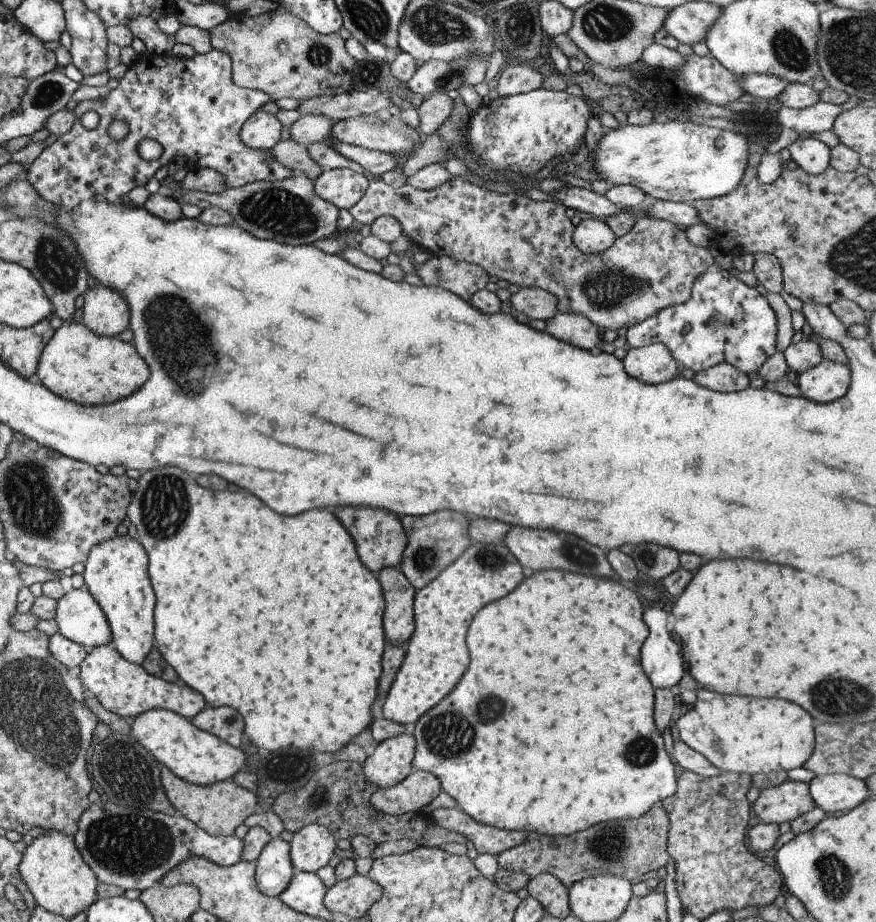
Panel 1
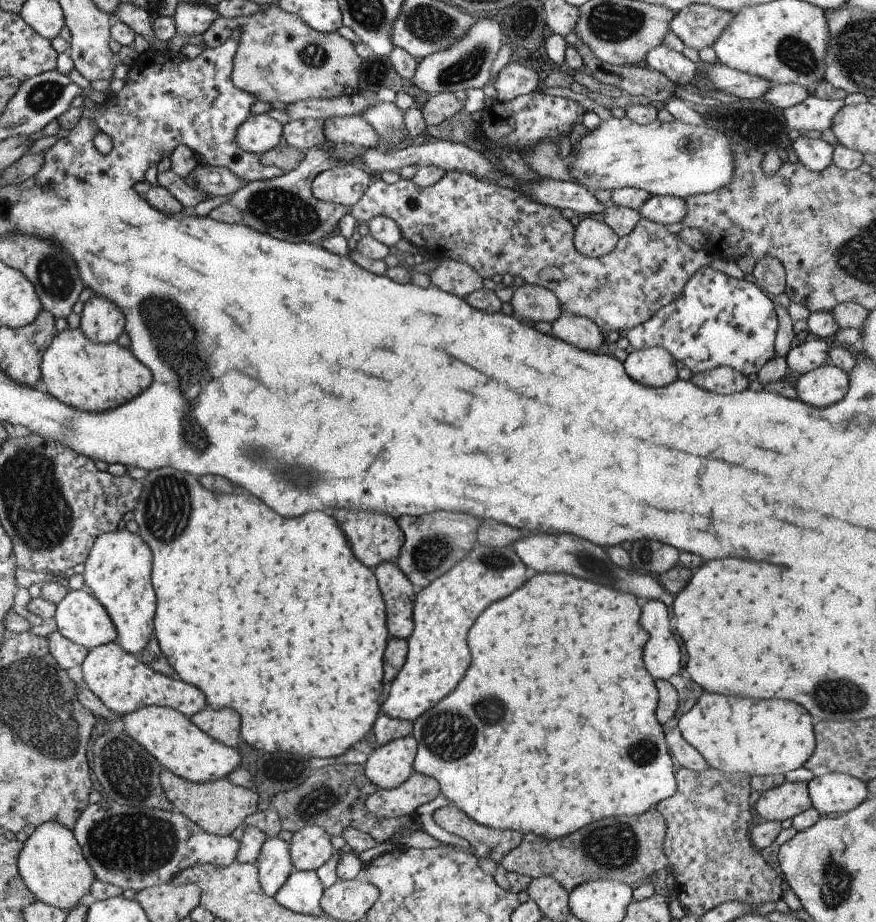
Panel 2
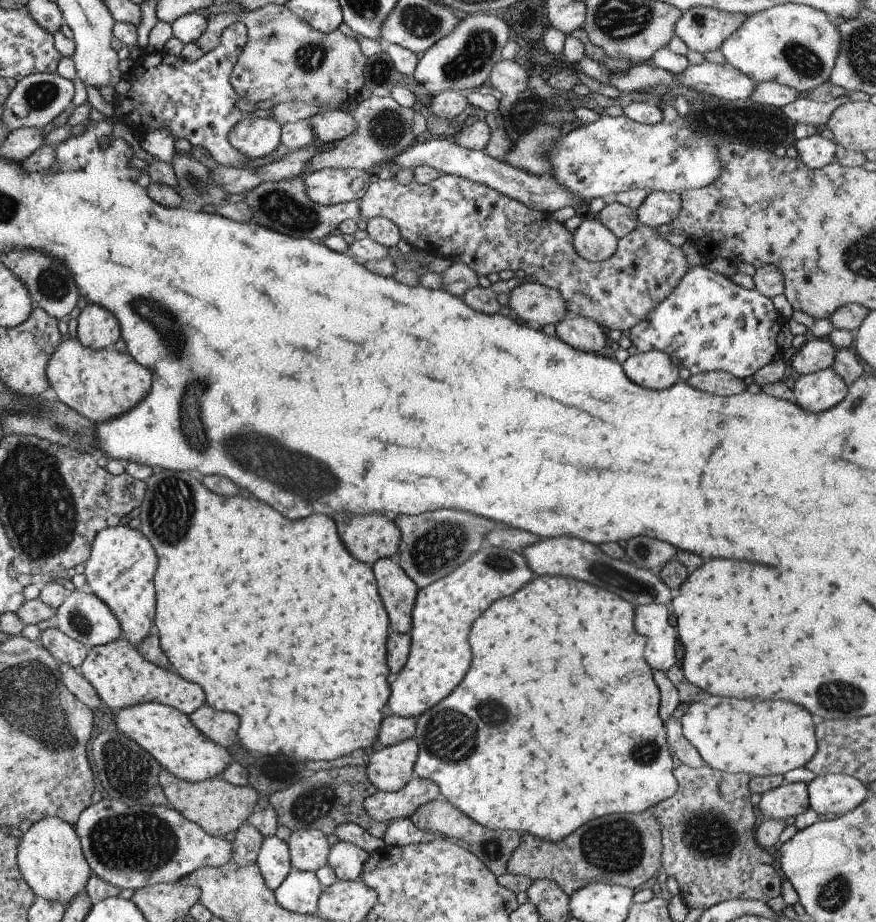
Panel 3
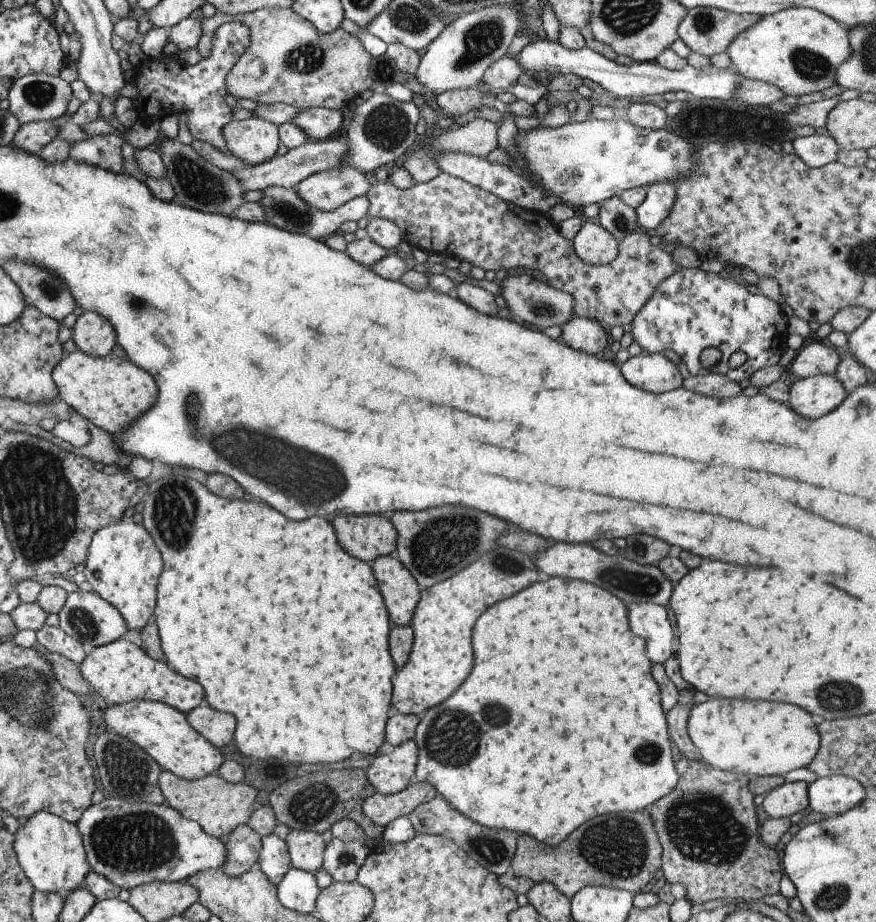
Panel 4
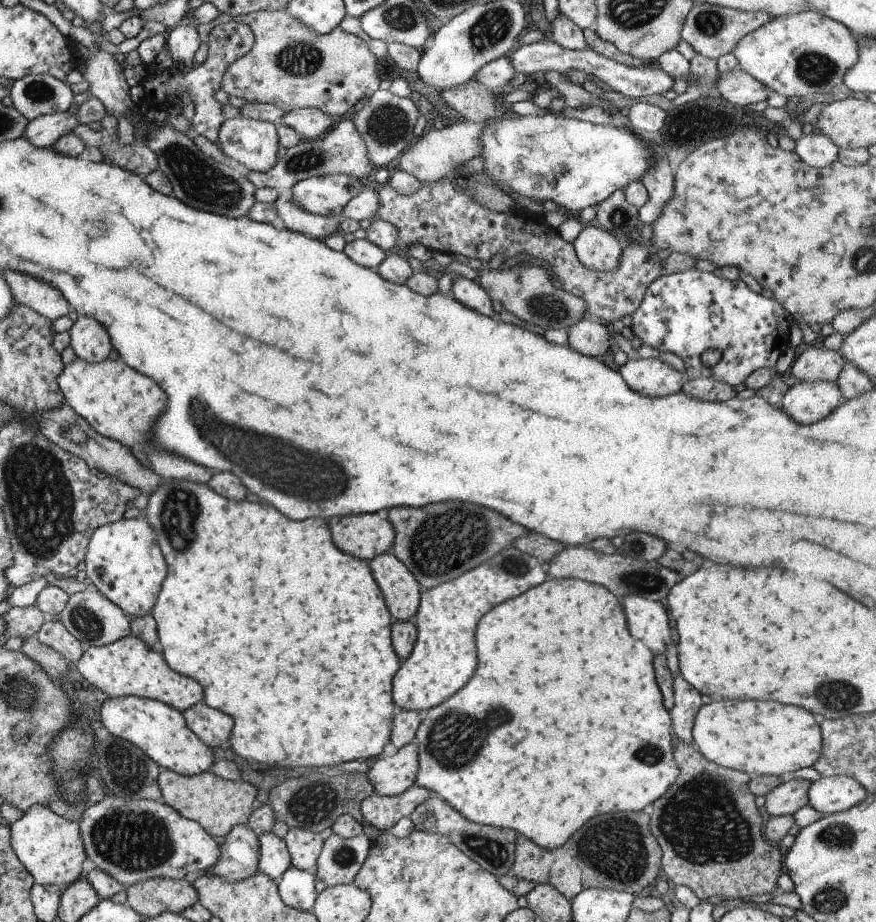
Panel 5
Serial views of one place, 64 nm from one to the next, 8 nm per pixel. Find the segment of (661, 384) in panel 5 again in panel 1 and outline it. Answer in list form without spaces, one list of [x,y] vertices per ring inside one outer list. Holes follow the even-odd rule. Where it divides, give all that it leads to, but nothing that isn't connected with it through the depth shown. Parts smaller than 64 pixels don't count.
[[[661,343],[631,347],[623,358],[623,368],[627,376],[645,384],[659,384],[677,376],[675,360]]]

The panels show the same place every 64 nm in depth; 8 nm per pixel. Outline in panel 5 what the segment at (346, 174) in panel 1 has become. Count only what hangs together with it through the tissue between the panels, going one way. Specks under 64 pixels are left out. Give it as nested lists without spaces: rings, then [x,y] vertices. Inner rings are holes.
[[[349,175],[311,177],[291,188],[291,201],[305,212],[324,217],[339,216],[344,206],[363,190],[359,180]]]

